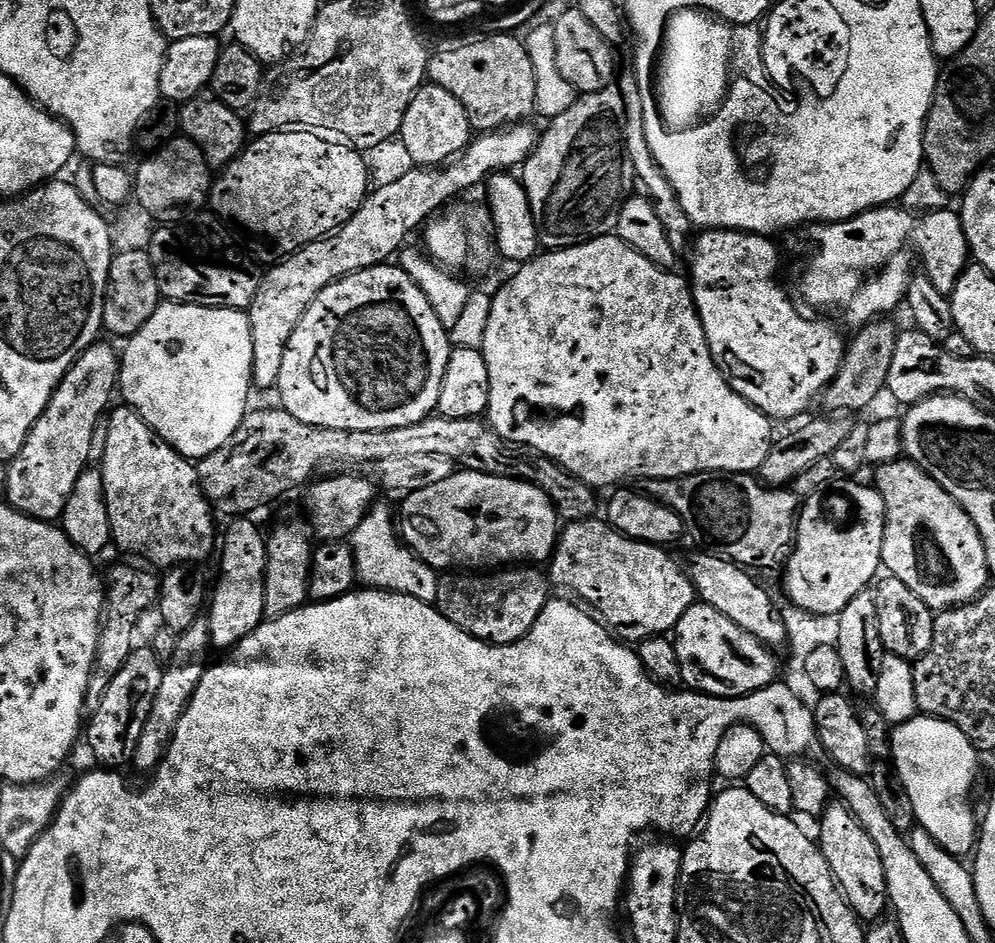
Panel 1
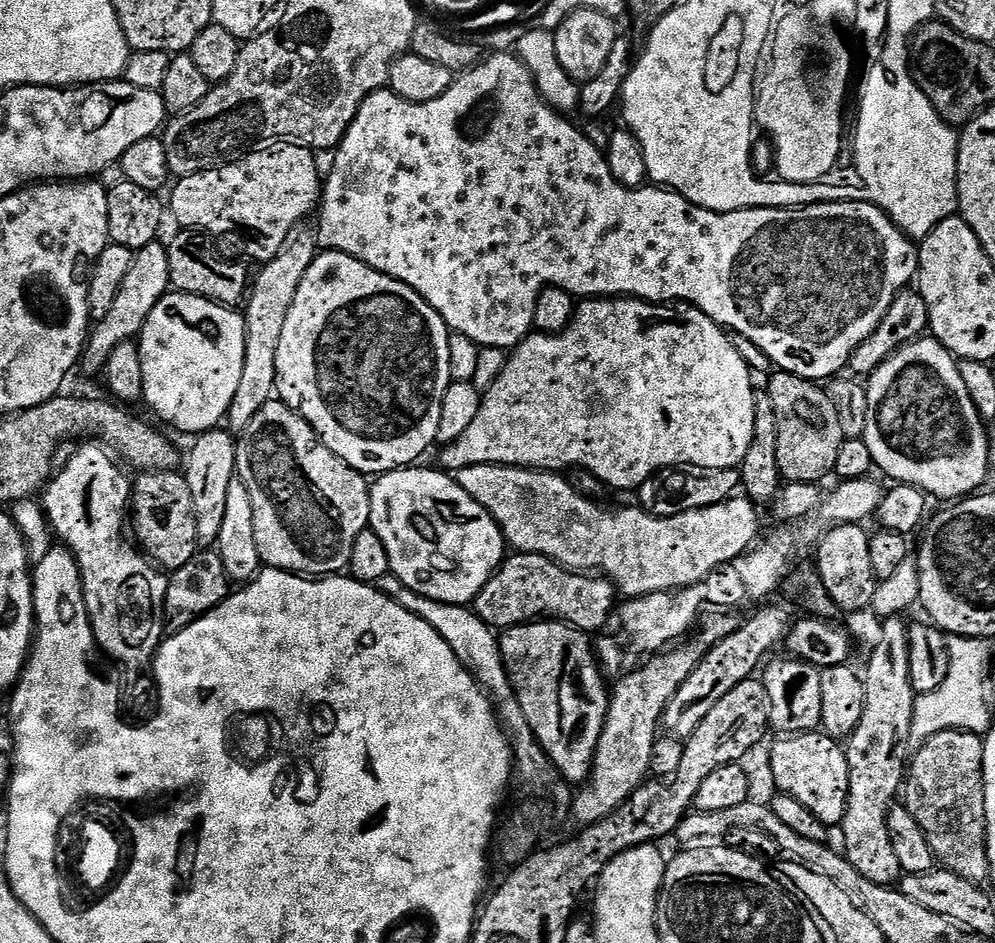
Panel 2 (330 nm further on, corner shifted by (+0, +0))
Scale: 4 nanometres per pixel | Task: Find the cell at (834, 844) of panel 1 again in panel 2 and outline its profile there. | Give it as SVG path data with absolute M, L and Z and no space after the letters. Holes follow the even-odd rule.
M819 731L806 732L802 736L784 736L776 745L771 745L772 766L774 782L777 789L787 796L798 798L814 818L818 818L823 824L829 826L843 825L846 806L848 805L848 758L843 747L840 748L835 739Z

